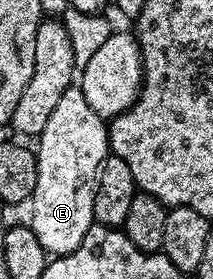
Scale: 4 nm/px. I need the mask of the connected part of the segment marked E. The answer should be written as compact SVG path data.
M71 87L60 95L60 103L52 110L44 131L36 139L38 178L29 202L28 224L36 231L36 239L47 254L61 255L76 251L88 235L94 219L94 192L98 173L108 156L108 125L104 118L84 99L81 88Z

